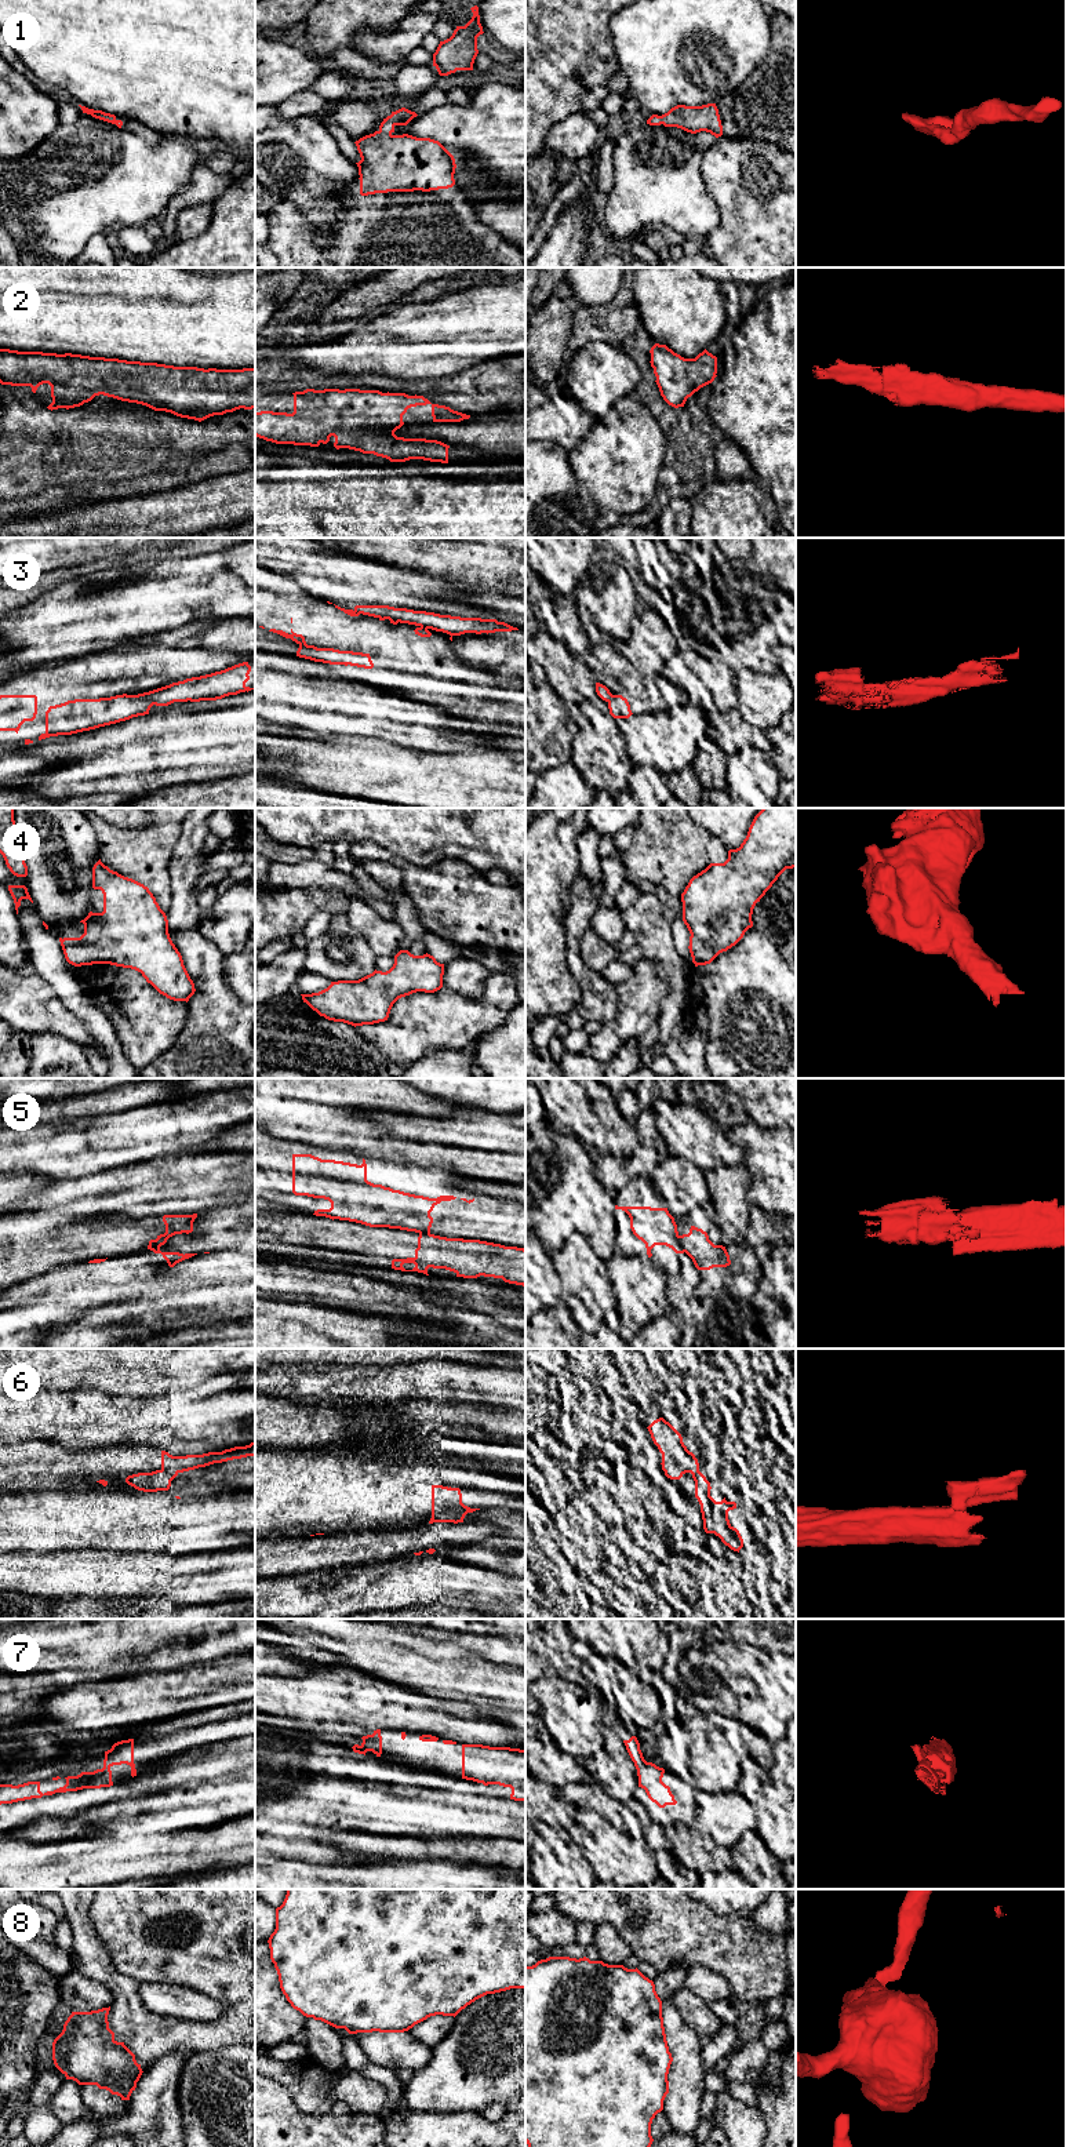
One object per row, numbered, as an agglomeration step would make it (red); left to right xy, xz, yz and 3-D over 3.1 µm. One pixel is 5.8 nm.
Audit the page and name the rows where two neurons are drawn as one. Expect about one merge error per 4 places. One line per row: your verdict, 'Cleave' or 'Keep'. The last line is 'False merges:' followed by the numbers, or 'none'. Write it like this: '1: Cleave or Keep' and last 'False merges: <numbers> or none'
1: Keep
2: Keep
3: Cleave
4: Keep
5: Cleave
6: Cleave
7: Keep
8: Cleave
False merges: 3, 5, 6, 8

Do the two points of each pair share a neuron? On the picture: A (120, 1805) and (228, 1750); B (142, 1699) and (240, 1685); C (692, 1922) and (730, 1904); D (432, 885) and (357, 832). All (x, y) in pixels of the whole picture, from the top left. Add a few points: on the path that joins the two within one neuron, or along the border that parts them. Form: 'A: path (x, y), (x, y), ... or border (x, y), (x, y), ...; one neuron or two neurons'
A: path (146, 1783), (160, 1780), (179, 1768), (202, 1764); one neuron
B: path (167, 1694), (200, 1685), (215, 1685); one neuron
C: border (701, 1903), (720, 1916), (745, 1916); two neurons
D: border (350, 843), (370, 840), (399, 857); two neurons

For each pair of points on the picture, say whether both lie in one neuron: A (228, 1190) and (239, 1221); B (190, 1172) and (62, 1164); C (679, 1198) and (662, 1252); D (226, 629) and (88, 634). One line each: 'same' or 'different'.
A: different
B: different
C: different
D: different

